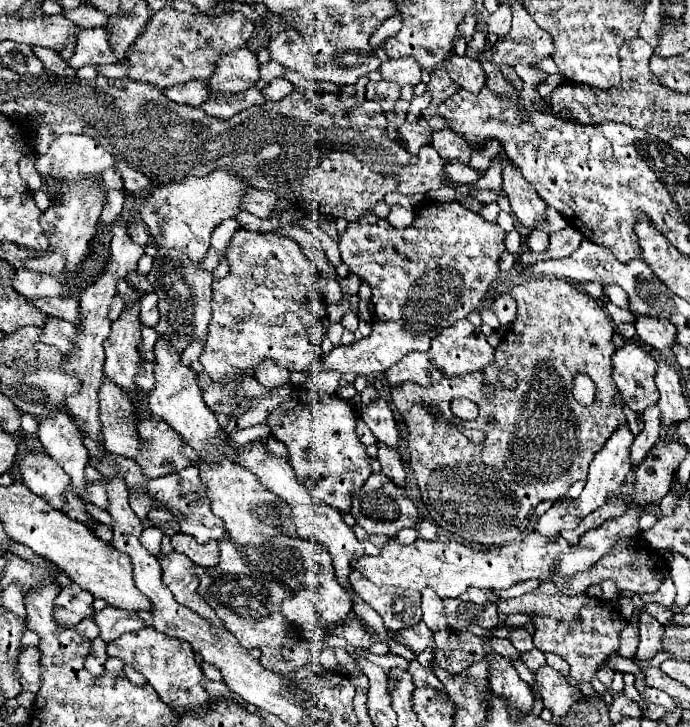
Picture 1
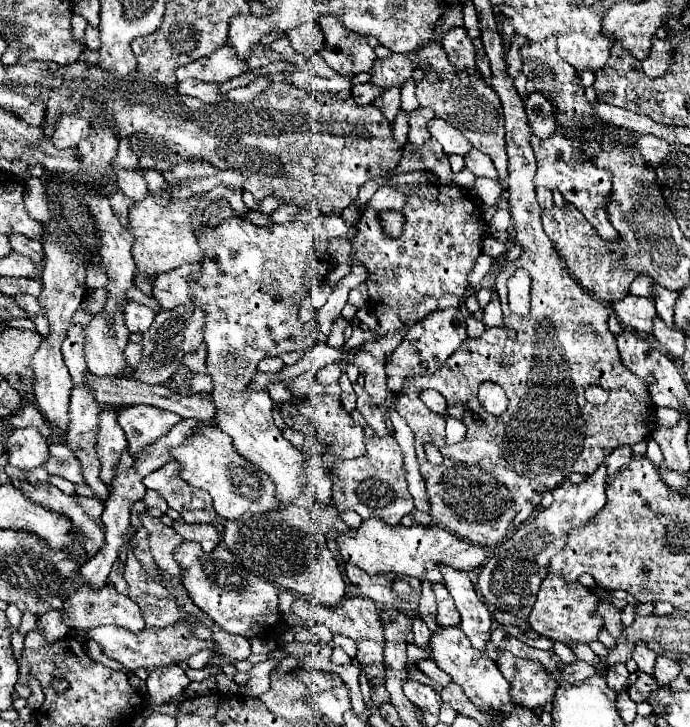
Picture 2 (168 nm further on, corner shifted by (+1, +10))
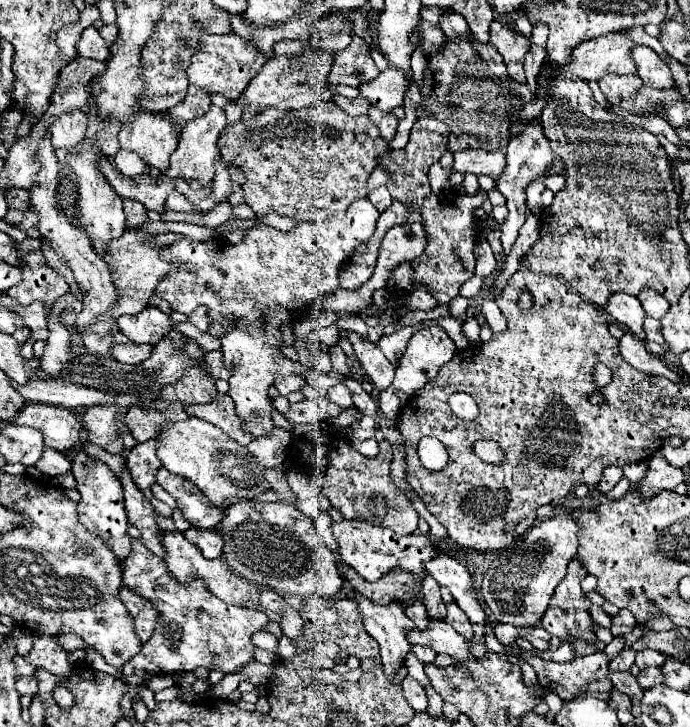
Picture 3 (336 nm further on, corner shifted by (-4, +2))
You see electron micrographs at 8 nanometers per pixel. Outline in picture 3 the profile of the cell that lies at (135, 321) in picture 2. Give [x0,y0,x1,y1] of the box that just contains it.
[117,306,173,344]

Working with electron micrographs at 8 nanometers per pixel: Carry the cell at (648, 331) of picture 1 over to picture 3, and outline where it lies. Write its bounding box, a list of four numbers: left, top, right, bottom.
[605,294,647,340]

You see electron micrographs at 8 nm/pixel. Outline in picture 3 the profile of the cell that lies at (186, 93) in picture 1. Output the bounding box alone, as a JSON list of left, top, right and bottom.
[187,34,267,100]

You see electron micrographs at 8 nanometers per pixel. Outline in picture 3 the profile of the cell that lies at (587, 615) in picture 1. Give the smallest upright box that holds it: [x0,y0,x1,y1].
[543,560,597,644]

